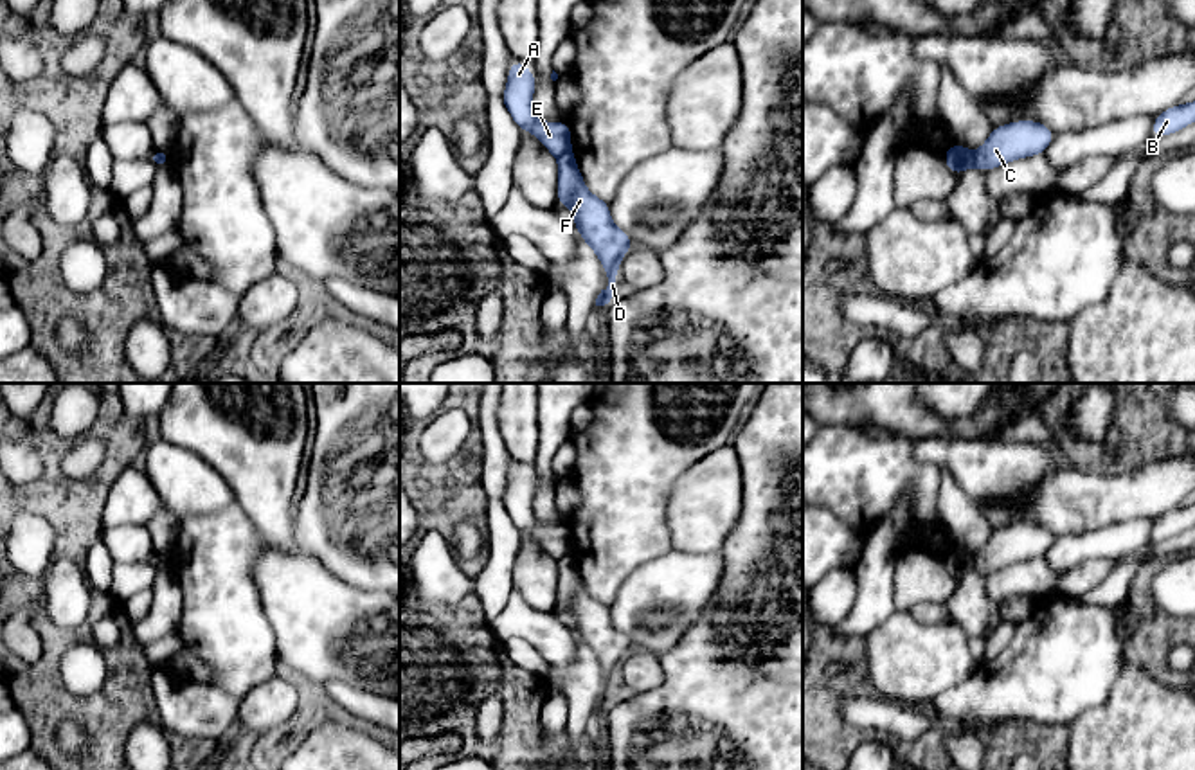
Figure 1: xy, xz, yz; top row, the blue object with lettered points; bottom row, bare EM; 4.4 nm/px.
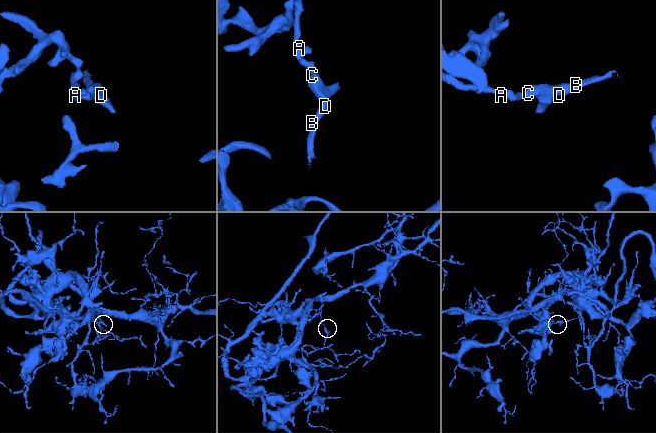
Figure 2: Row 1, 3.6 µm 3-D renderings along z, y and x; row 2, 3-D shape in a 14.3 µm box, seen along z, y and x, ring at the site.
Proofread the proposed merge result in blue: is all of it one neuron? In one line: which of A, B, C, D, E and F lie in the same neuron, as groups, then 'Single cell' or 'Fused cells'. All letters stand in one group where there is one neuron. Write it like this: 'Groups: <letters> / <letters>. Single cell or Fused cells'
Groups: A E / B C D F. Fused cells

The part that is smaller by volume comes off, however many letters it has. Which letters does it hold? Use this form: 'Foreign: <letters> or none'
Foreign: B, C, D, F

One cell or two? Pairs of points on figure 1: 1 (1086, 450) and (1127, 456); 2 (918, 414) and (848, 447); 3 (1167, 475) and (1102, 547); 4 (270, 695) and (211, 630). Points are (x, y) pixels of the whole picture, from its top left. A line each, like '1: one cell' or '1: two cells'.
1: one cell
2: two cells
3: two cells
4: two cells

